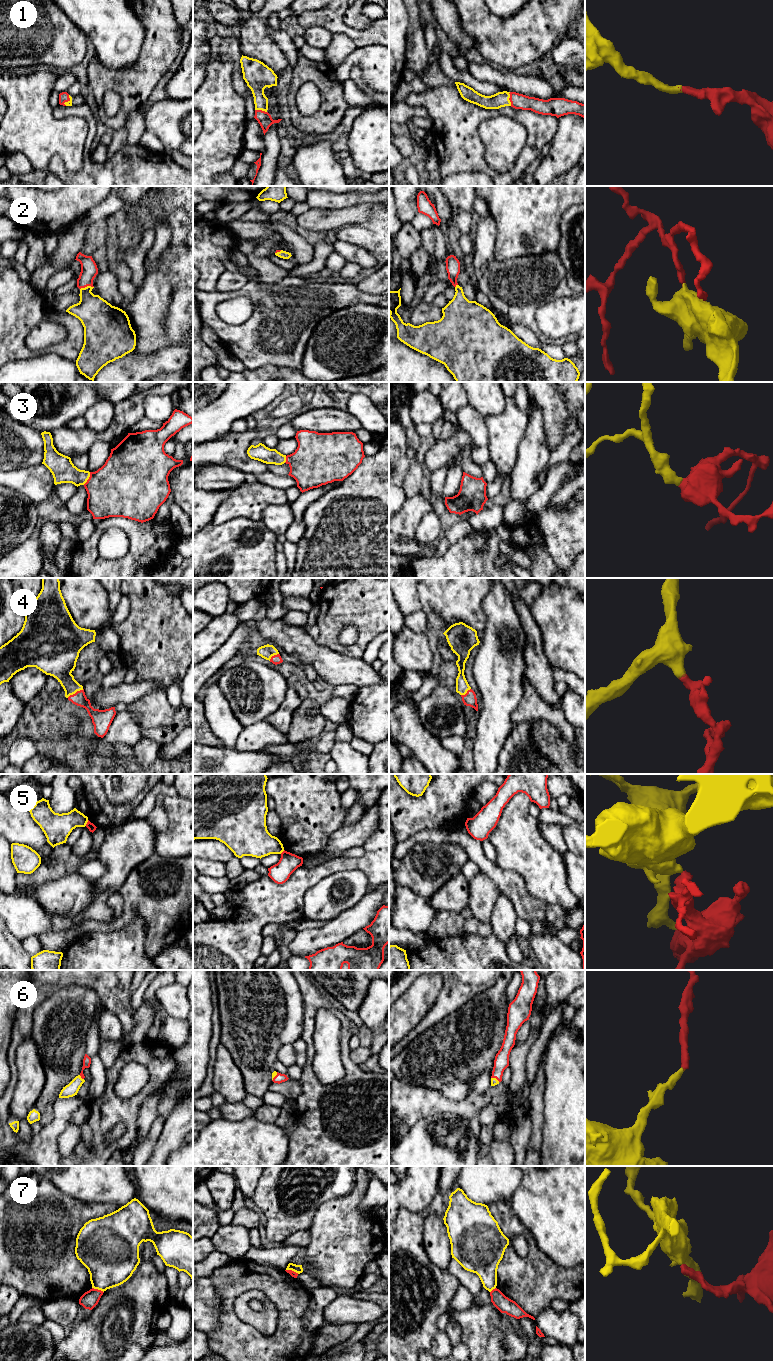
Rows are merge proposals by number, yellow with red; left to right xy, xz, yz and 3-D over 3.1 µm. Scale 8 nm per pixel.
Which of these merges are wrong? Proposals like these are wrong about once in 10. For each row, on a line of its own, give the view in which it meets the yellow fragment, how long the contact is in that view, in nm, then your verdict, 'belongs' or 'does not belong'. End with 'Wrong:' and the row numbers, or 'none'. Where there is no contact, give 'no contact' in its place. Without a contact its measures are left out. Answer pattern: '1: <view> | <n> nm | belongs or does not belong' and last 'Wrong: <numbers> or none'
1: yz | 110 nm | belongs
2: xy | 110 nm | belongs
3: xy | 120 nm | belongs
4: xy | 150 nm | belongs
5: xy | 50 nm | does not belong
6: xy | 50 nm | belongs
7: xy | 100 nm | does not belong
Wrong: 5, 7

